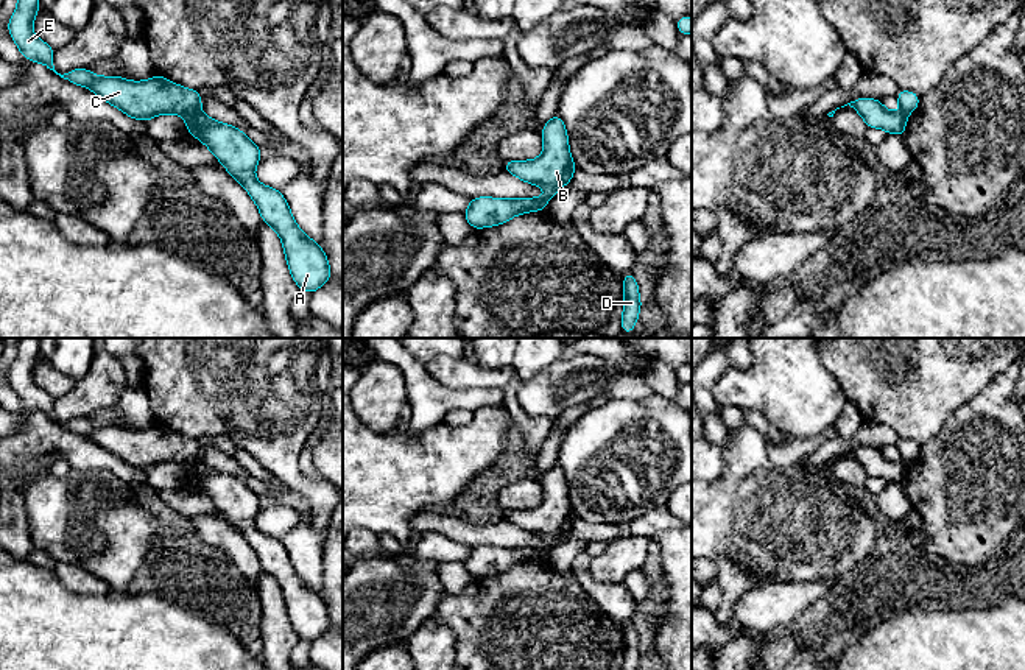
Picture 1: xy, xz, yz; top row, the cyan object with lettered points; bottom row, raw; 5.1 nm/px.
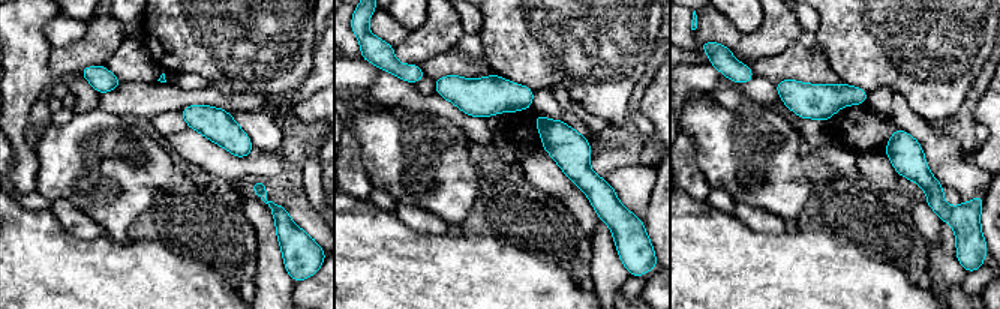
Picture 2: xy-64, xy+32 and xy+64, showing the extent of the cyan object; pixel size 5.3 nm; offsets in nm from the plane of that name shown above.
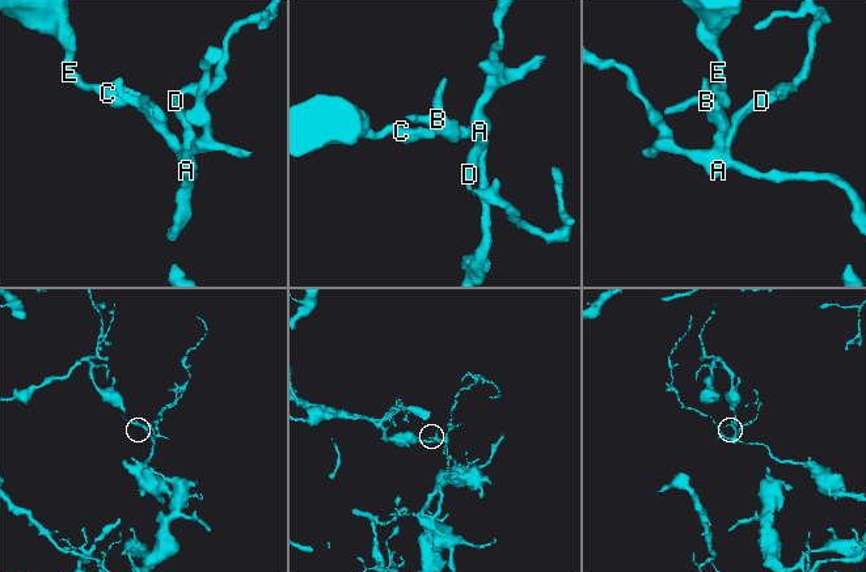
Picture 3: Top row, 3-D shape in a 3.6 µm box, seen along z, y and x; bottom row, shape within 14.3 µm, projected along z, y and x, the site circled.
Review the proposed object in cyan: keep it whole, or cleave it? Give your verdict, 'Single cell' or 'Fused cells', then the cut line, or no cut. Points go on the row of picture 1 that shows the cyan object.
Fused cells. Split along xy (198, 108), (186, 117)

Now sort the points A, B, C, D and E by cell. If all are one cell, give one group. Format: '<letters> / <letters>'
A B D / C E

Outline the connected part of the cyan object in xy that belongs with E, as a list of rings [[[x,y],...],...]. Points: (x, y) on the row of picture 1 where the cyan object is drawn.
[[[17,0],[17,9],[8,20],[8,31],[25,59],[42,62],[61,78],[90,89],[131,118],[148,122],[160,114],[187,117],[199,109],[203,97],[198,90],[174,84],[162,75],[134,83],[122,76],[95,76],[89,69],[58,73],[53,65],[55,50],[33,34],[37,12],[39,0]]]

